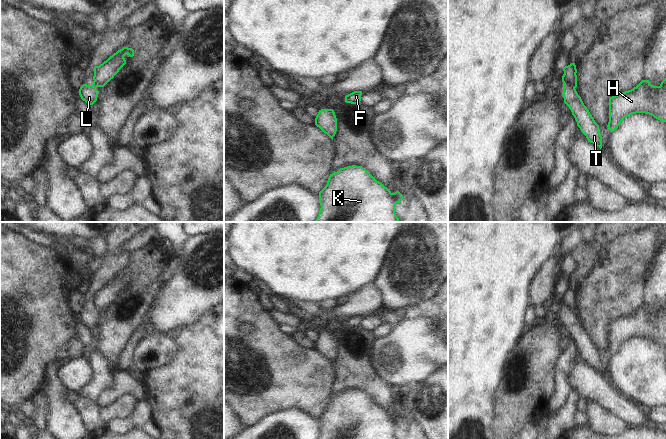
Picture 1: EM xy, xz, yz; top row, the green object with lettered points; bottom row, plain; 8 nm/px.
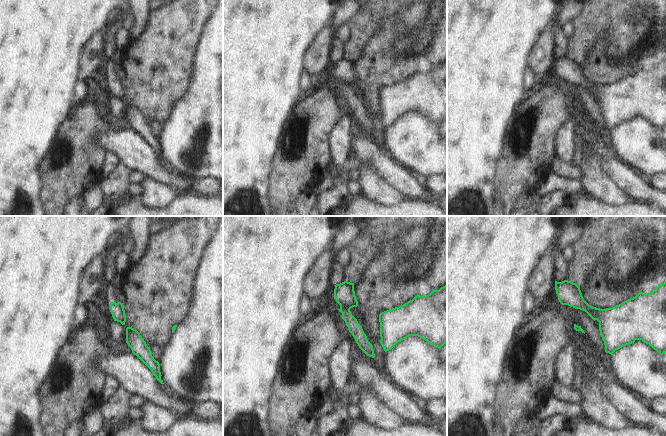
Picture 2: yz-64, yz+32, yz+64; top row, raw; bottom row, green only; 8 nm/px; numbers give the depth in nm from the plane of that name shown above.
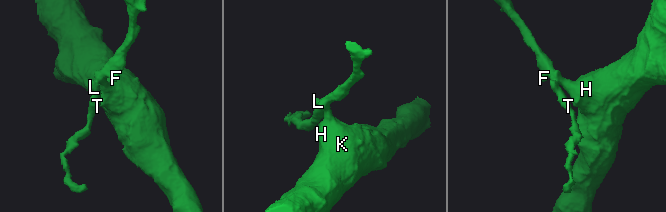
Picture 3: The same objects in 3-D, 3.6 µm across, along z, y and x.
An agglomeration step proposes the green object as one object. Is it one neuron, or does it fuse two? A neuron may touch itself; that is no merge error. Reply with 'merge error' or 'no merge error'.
merge error

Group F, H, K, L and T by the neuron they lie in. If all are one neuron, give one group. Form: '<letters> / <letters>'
F H K / L T

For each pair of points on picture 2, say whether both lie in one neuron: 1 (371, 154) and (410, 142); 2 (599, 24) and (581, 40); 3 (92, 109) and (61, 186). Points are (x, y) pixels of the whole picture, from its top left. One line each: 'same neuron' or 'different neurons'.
1: different neurons
2: same neuron
3: same neuron

